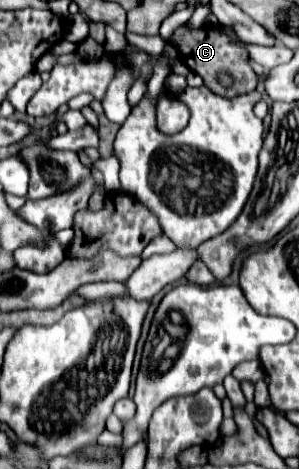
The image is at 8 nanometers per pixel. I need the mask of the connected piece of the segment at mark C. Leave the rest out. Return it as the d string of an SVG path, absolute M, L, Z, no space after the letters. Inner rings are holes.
M208 25L208 27L194 29L194 31L186 31L186 27L178 27L178 31L174 33L172 39L178 43L180 53L182 53L182 61L188 65L188 69L198 73L204 79L204 85L210 87L216 95L238 97L238 95L244 95L244 93L250 93L252 89L256 89L258 77L250 67L250 61L248 61L244 47L240 43L232 43L222 29ZM220 73L230 73L230 77L232 77L230 87L224 87L218 81Z

